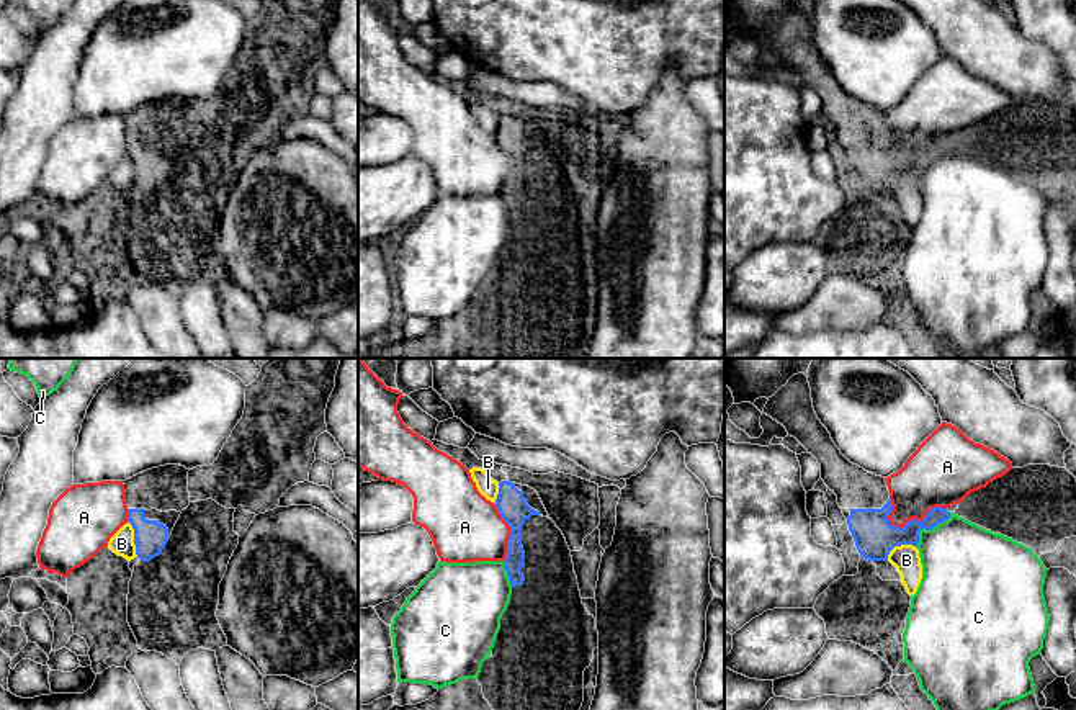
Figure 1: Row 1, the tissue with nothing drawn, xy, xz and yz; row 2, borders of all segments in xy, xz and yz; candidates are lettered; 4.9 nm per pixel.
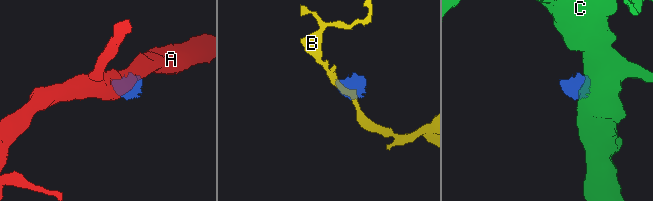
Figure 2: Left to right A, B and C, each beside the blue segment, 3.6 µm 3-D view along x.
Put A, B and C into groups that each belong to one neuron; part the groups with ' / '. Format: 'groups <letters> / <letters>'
groups A / B / C

